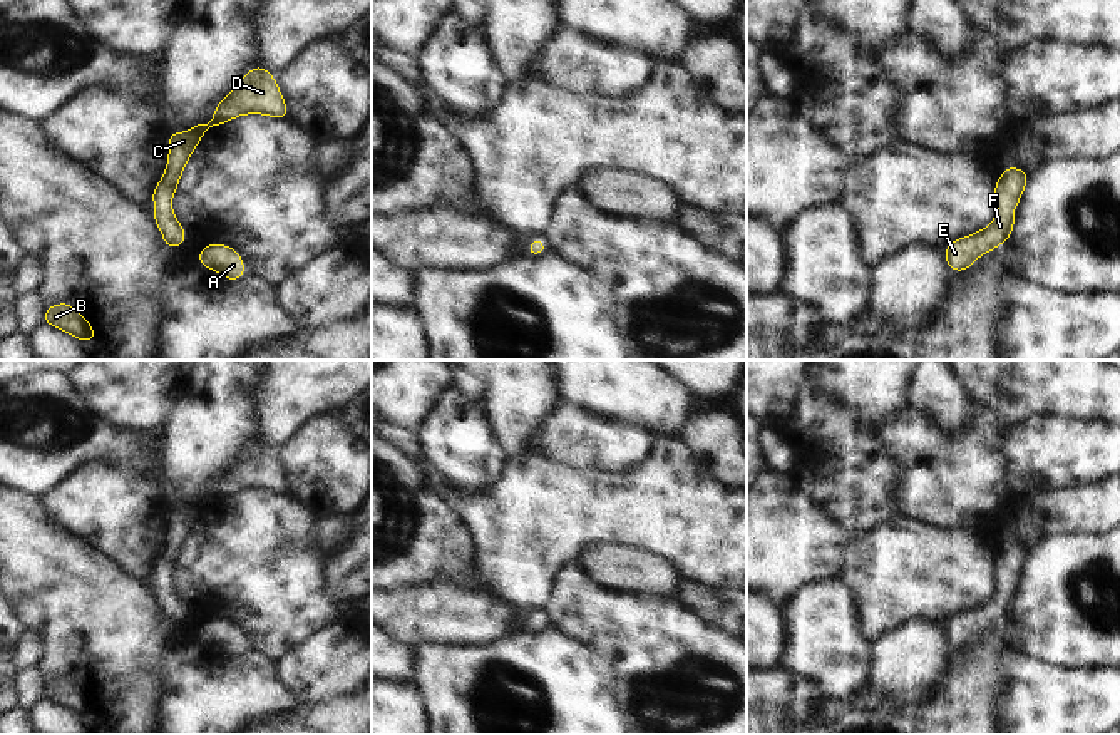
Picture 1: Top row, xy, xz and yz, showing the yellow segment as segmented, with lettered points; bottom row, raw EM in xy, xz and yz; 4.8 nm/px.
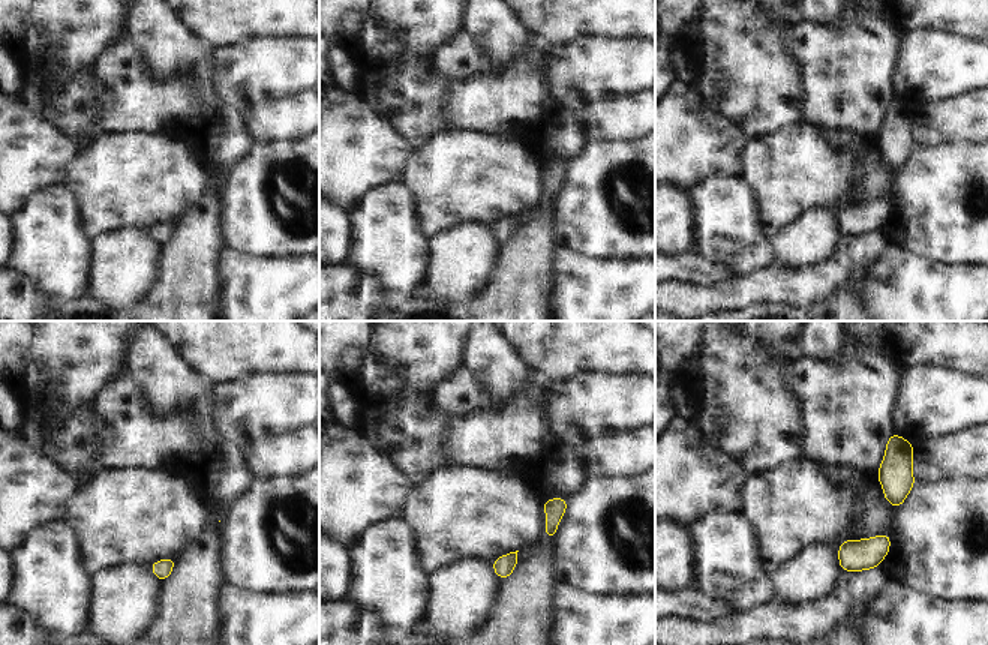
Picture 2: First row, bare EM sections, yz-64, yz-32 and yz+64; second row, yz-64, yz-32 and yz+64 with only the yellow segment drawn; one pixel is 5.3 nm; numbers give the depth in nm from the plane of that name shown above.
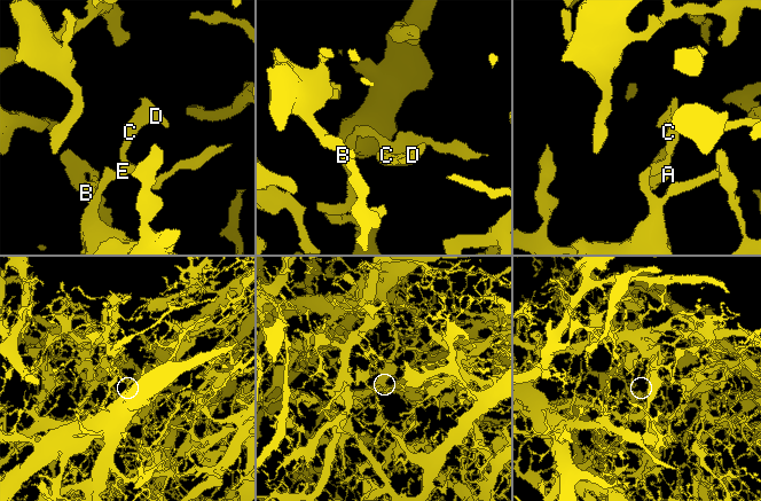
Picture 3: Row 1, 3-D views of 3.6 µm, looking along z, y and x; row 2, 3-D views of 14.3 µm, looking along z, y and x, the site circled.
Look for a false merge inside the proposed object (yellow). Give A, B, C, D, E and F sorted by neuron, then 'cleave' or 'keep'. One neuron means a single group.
A B C D E F; keep

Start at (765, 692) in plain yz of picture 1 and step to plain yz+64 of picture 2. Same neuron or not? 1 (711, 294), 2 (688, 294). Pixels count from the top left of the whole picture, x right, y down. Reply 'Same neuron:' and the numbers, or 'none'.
Same neuron: none

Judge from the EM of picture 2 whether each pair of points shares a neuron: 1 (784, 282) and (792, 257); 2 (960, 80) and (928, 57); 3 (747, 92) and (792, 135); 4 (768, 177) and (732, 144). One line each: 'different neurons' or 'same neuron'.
1: different neurons
2: same neuron
3: different neurons
4: different neurons

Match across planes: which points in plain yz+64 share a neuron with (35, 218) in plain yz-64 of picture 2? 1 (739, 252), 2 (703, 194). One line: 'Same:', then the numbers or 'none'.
Same: 1, 2

